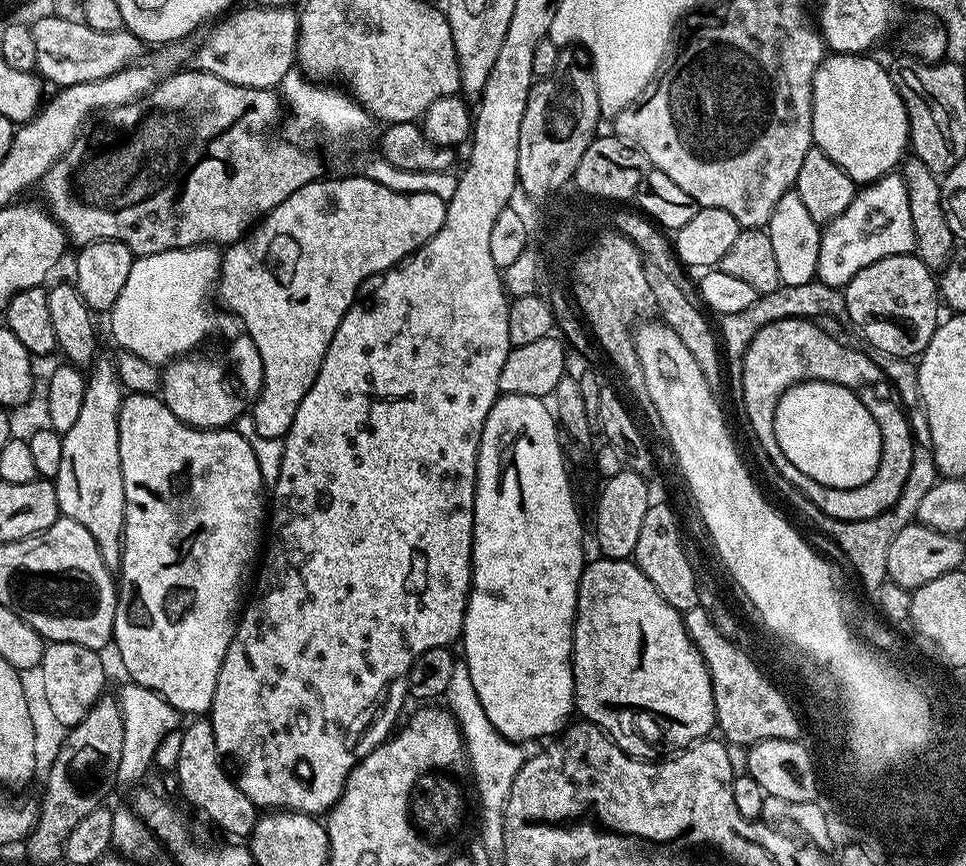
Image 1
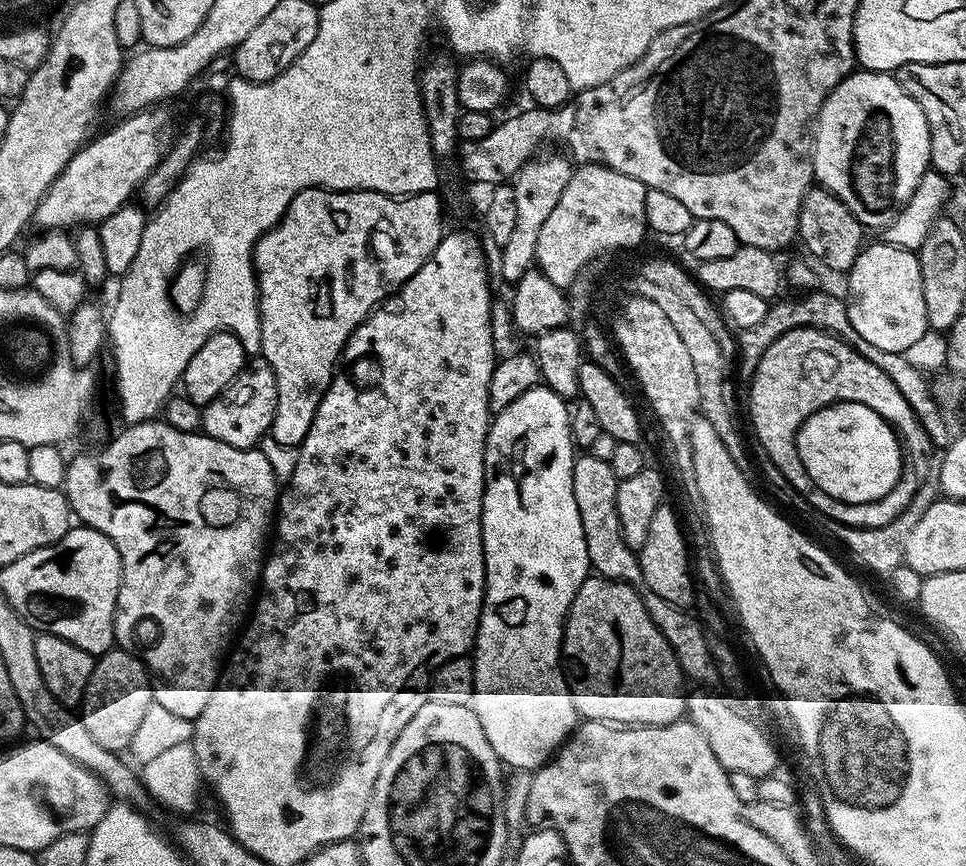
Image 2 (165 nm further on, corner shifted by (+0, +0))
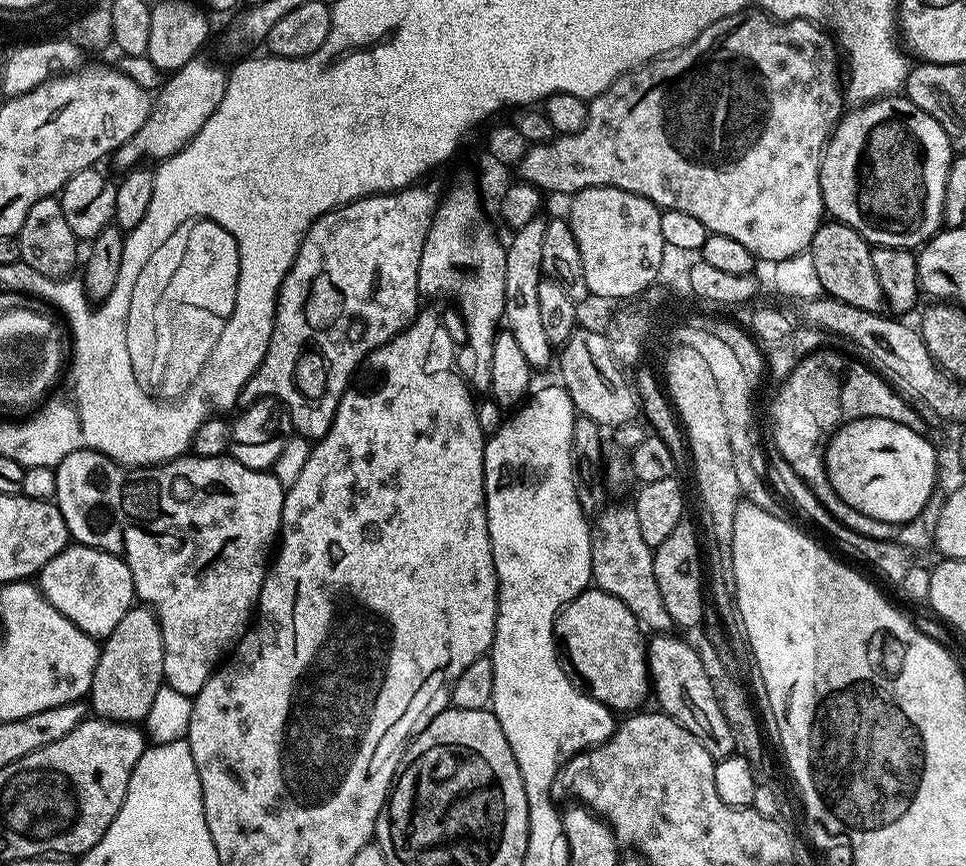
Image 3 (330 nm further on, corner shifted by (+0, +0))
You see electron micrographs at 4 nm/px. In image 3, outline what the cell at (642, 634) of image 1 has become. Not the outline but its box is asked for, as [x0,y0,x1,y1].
[555,587,649,713]

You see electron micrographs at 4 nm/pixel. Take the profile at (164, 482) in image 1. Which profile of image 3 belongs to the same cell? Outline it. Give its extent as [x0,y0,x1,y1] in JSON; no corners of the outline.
[54,448,286,697]

